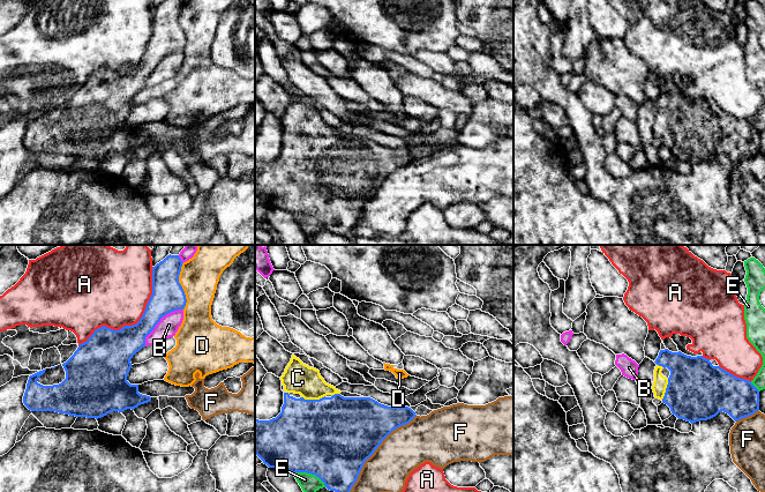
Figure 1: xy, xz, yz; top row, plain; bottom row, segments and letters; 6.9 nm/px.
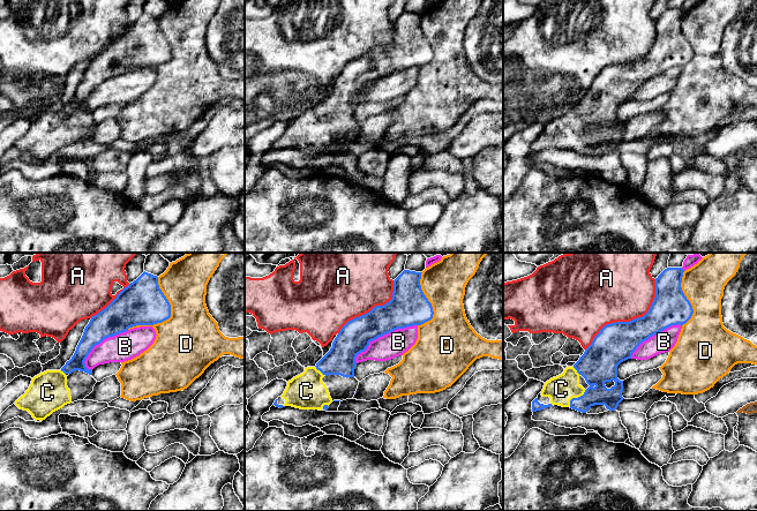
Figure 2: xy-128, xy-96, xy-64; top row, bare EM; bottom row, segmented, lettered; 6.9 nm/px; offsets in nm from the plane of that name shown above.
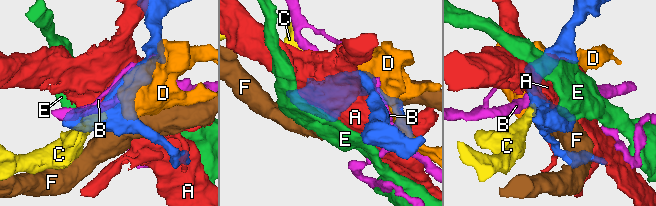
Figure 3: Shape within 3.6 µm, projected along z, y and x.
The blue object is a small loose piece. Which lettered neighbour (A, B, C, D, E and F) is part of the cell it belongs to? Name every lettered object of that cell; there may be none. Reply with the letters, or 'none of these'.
C

